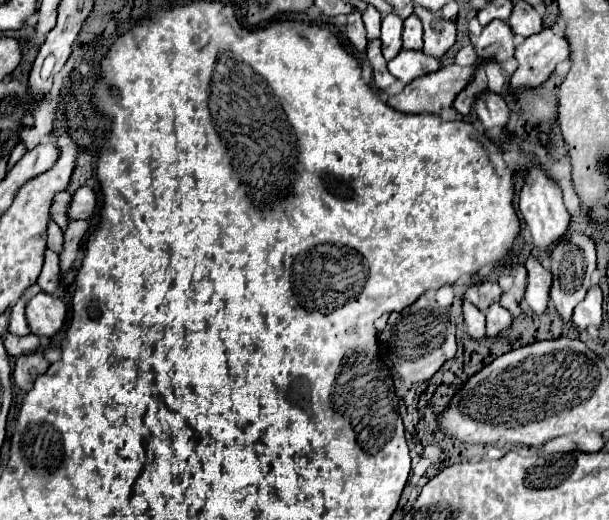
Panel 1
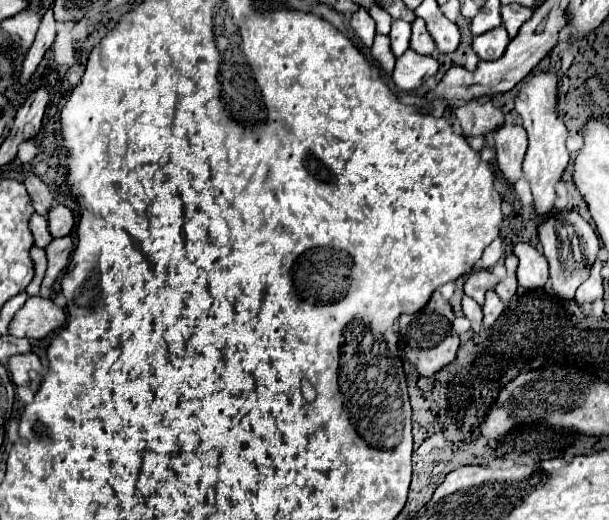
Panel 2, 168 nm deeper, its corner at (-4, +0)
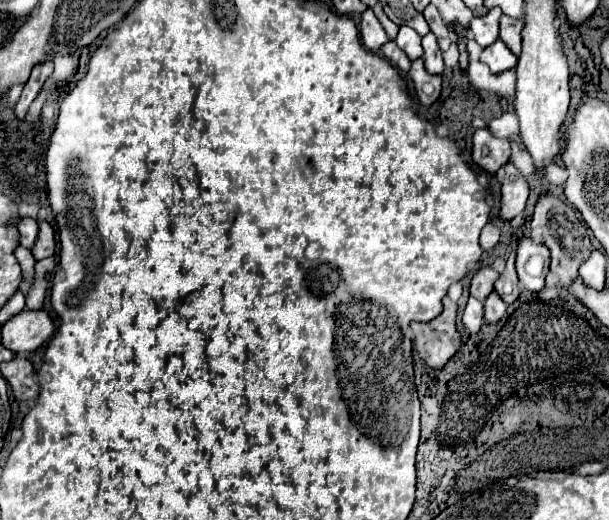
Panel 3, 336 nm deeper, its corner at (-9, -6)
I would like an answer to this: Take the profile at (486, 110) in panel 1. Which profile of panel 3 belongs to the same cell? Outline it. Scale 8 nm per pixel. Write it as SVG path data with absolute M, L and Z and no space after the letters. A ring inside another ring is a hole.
M509 160L505 164L505 180L501 186L501 214L499 216L503 220L513 220L525 208L527 196L529 196L527 182L523 174Z

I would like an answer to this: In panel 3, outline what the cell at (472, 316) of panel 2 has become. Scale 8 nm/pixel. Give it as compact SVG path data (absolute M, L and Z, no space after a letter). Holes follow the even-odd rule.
M473 296L467 302L465 314L463 314L463 324L471 332L479 332L481 330L481 324L483 324L483 304L479 300L475 300Z

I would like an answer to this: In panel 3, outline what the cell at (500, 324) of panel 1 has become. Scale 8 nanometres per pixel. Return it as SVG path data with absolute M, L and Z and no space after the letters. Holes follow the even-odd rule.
M491 292L485 300L485 322L493 324L495 320L501 320L505 310L507 310L507 304L499 298L497 292Z

